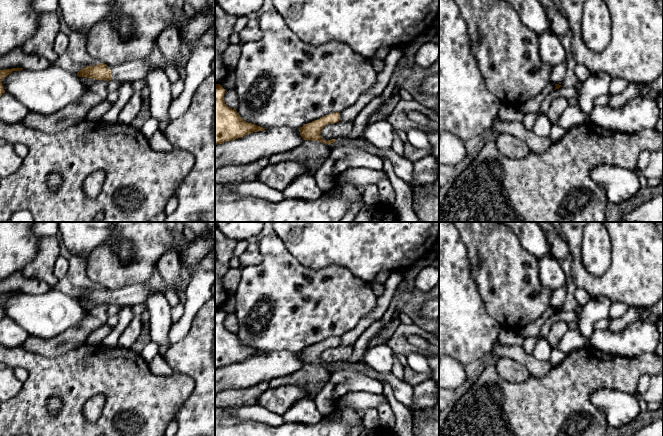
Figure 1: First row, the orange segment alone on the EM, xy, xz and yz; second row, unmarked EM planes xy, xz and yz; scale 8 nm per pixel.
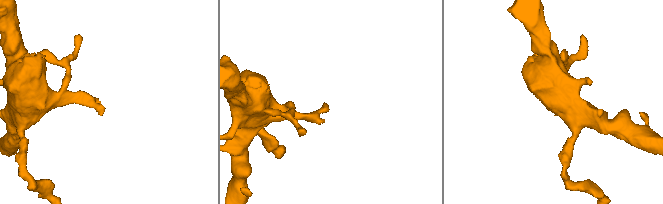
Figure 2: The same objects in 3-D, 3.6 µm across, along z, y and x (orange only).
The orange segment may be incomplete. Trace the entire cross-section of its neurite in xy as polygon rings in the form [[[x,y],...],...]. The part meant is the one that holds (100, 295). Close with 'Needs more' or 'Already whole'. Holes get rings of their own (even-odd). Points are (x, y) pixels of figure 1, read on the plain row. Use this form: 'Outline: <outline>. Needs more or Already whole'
Outline: [[[143,283],[128,285],[117,290],[107,290],[106,288],[99,287],[97,289],[82,292],[77,297],[77,300],[95,304],[134,306],[146,302],[150,295],[157,292],[164,294],[161,290],[147,288]]]. Needs more

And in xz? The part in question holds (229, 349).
Outline: [[[215,308],[215,370],[266,353],[244,345],[236,333],[225,328],[224,318],[225,313]]]. Already whole

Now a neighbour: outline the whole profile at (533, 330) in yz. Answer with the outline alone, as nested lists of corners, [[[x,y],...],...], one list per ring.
[[[550,307],[543,316],[541,316],[540,318],[538,318],[536,321],[526,325],[523,329],[521,329],[520,331],[518,331],[517,333],[519,335],[521,335],[524,338],[535,338],[535,339],[539,339],[540,336],[540,332],[541,332],[541,328],[542,325],[545,321],[545,319],[548,316],[551,316],[555,313],[555,308]]]

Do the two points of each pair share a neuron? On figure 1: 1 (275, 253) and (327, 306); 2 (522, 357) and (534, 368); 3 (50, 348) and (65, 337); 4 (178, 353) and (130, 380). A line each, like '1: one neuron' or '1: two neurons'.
1: one neuron
2: one neuron
3: one neuron
4: two neurons

